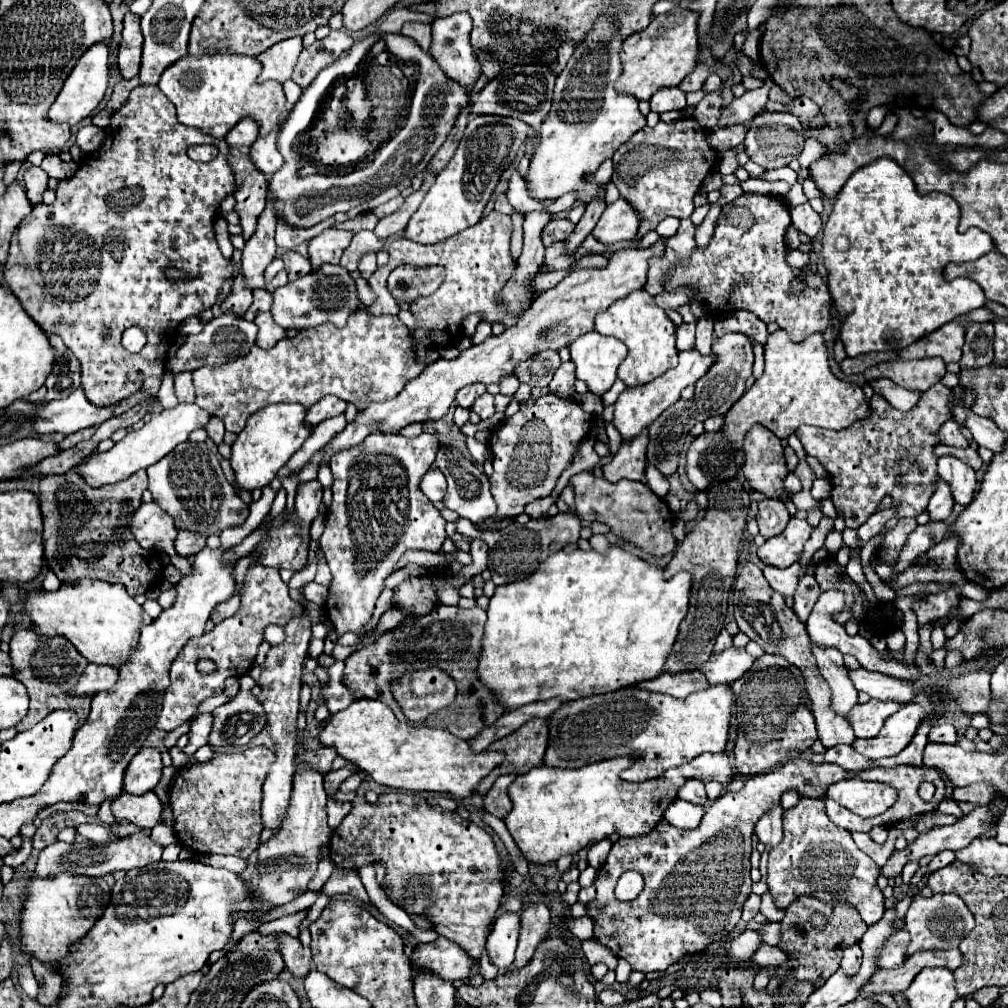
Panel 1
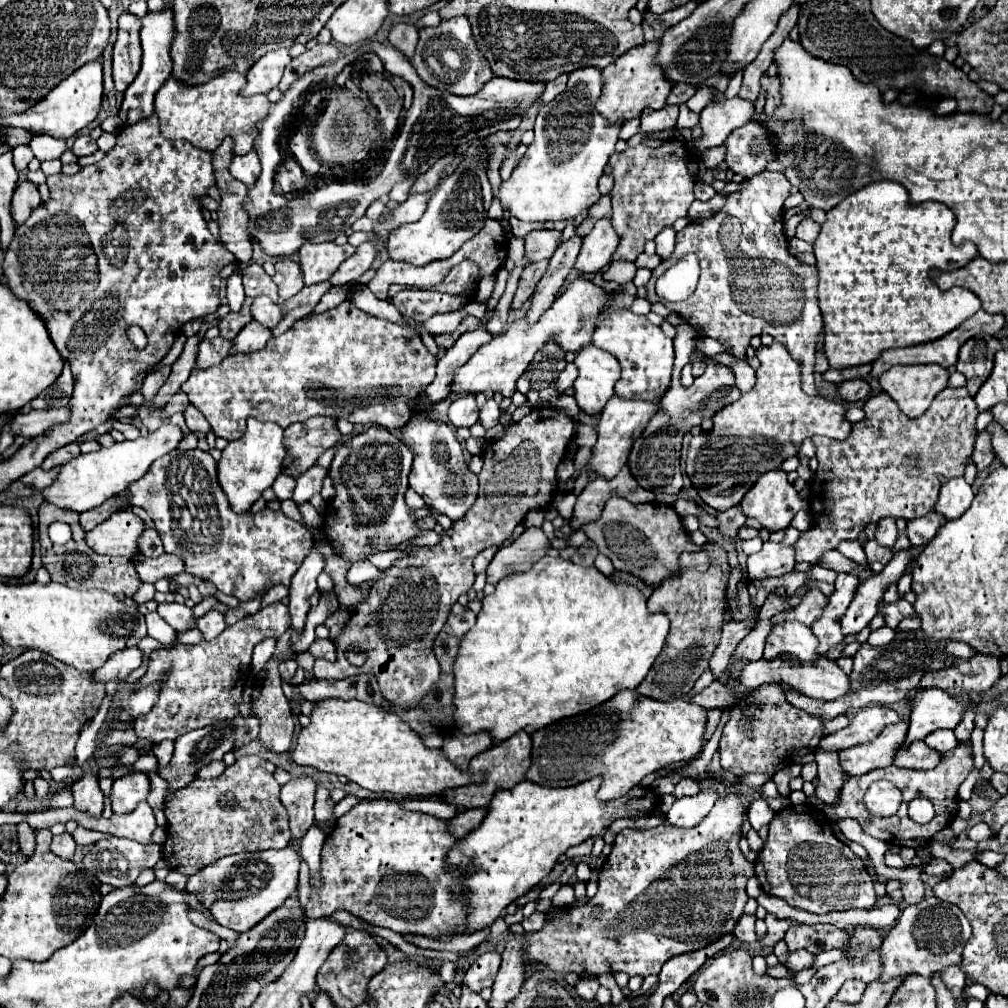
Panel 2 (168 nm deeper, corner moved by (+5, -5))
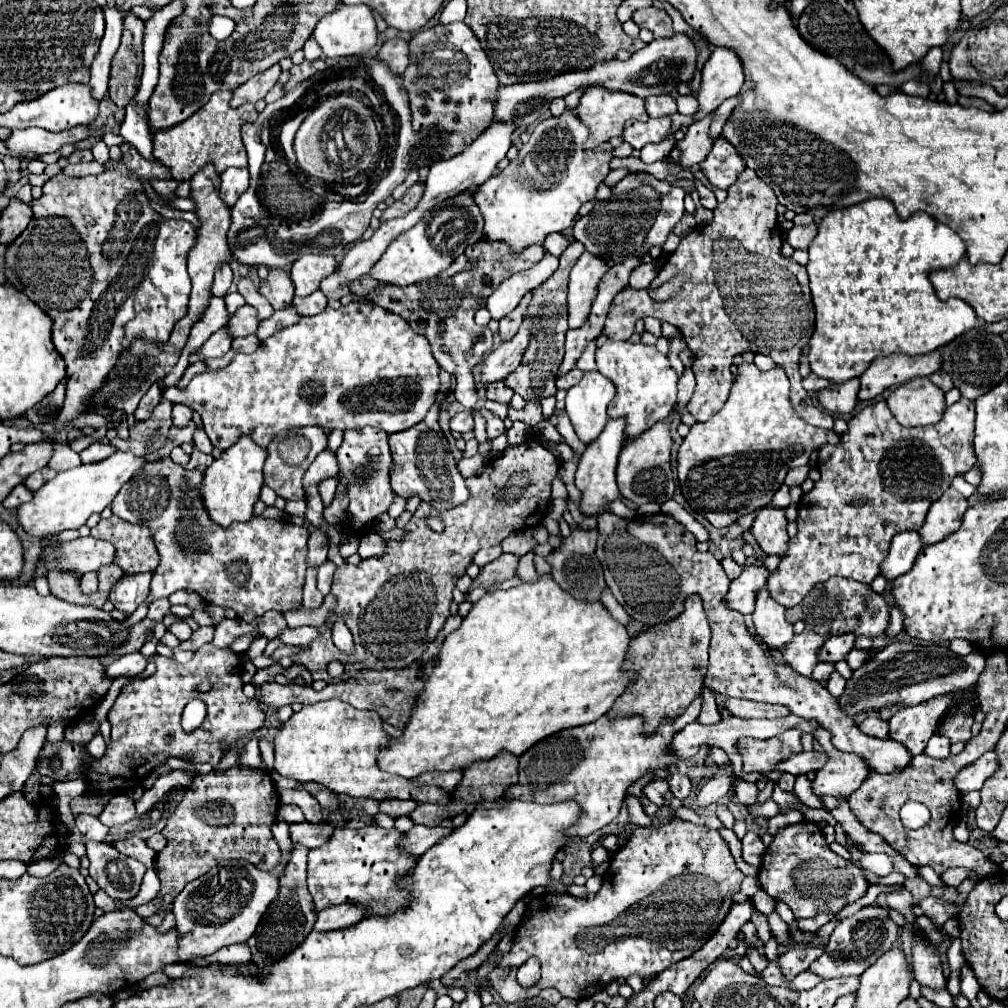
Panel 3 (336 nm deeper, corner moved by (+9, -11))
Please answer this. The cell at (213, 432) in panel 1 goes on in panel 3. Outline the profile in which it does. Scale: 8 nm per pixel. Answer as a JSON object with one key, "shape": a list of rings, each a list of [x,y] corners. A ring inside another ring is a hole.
{"shape":[[[174,405],[172,409],[172,421],[176,427],[186,427],[192,421],[192,409],[186,405]]]}

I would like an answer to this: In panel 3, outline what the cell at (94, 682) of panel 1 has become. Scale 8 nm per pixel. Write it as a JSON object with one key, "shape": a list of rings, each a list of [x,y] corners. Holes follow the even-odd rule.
{"shape":[[[136,651],[136,653],[128,653],[128,655],[120,655],[116,657],[108,667],[106,673],[110,679],[118,679],[118,677],[138,677],[146,667],[146,659]]]}

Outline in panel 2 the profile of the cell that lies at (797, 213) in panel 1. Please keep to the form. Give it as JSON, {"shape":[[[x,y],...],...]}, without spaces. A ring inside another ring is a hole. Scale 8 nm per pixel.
{"shape":[[[810,217],[802,219],[800,225],[796,227],[796,237],[802,239],[802,241],[806,241],[806,243],[814,243],[816,237],[818,237],[818,233],[820,233],[820,225],[816,221],[812,221]]]}

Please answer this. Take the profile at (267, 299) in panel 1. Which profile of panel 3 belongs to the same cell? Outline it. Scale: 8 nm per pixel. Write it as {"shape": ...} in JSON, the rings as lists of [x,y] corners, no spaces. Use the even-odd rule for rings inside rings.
{"shape":[[[224,325],[222,329],[218,329],[198,351],[196,355],[190,357],[190,363],[196,363],[196,361],[204,361],[204,359],[210,359],[210,357],[222,357],[224,353],[228,353],[230,349],[230,343],[232,343],[232,335],[228,333],[228,325]]]}

